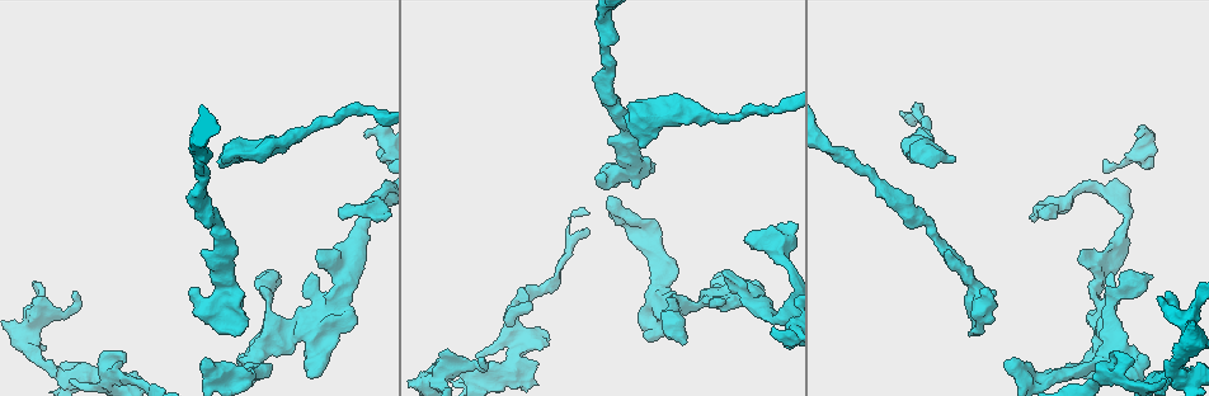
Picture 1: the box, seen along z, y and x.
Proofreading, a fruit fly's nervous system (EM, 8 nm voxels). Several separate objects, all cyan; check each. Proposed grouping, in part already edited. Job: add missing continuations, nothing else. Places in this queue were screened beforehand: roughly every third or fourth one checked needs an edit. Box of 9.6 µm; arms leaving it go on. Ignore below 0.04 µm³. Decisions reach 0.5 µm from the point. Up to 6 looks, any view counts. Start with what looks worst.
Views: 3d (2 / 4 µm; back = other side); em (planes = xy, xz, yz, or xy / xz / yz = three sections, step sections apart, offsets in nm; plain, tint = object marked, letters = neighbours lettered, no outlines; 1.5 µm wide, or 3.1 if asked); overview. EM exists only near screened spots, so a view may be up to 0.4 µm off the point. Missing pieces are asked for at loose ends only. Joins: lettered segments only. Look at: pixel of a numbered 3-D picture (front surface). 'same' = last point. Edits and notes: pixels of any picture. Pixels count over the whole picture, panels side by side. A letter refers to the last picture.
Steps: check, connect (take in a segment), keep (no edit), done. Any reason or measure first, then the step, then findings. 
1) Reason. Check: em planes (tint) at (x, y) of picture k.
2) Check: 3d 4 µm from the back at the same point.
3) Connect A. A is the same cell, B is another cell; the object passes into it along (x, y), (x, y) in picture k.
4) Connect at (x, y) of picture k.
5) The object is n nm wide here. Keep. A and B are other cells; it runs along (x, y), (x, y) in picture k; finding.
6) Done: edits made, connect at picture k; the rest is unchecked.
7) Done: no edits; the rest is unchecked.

Thick end. Check: 3d 4 µm at (955, 158) of picture 1.

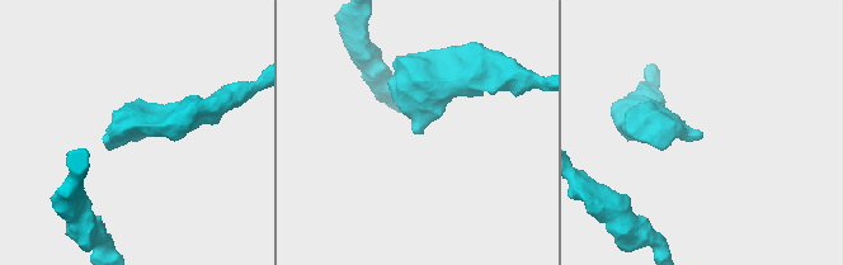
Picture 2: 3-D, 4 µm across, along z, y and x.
Shape alone is not enough. Check: em xz step 4 (tint) at (698, 134) of picture 2.

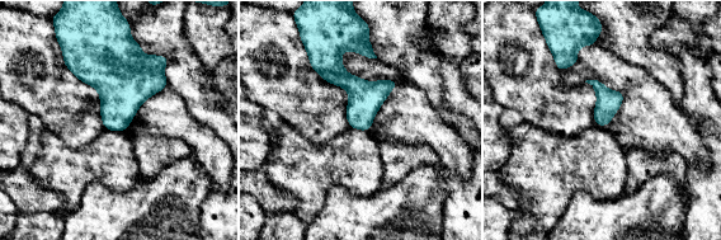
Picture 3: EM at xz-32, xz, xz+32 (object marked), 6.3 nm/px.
Check: em planes (letters) at the same point.

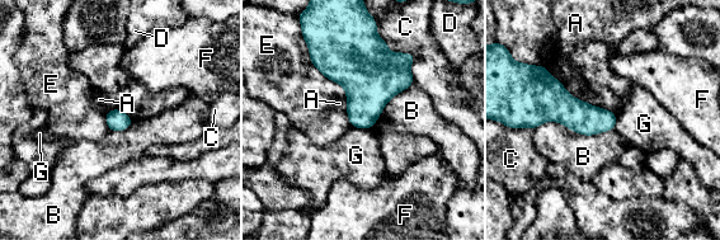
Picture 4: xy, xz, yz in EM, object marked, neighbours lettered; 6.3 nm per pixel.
Keep. A, B, C, D, E, F and G are other cells; a border runs along (352, 126), (371, 130) in picture 4; no lettered segment goes on from it.

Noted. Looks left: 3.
An open end. Check: 3d 4 µm at (121, 362) of picture 1.

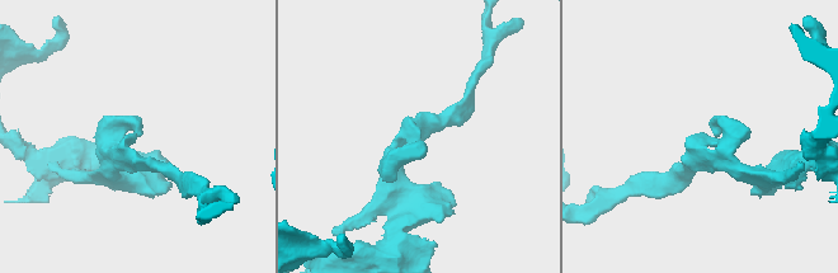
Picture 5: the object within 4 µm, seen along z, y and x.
Need the tissue. Check: em planes (tint) at (422, 151) of picture 5.

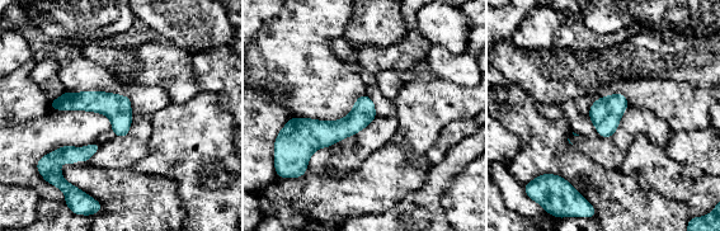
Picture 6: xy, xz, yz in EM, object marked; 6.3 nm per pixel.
What lies round it. Check: em planes (letters) at the same point.

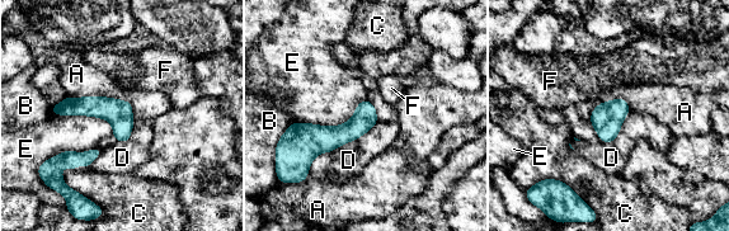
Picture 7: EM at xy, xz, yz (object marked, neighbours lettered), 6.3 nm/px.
The object is 150 nm wide here. Keep. A, B, C, D, E and F are other cells; it runs along (55, 109), (103, 107), (127, 133) in picture 7; none of them fits.

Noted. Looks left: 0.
Done: no edits; the rest is unchecked.

